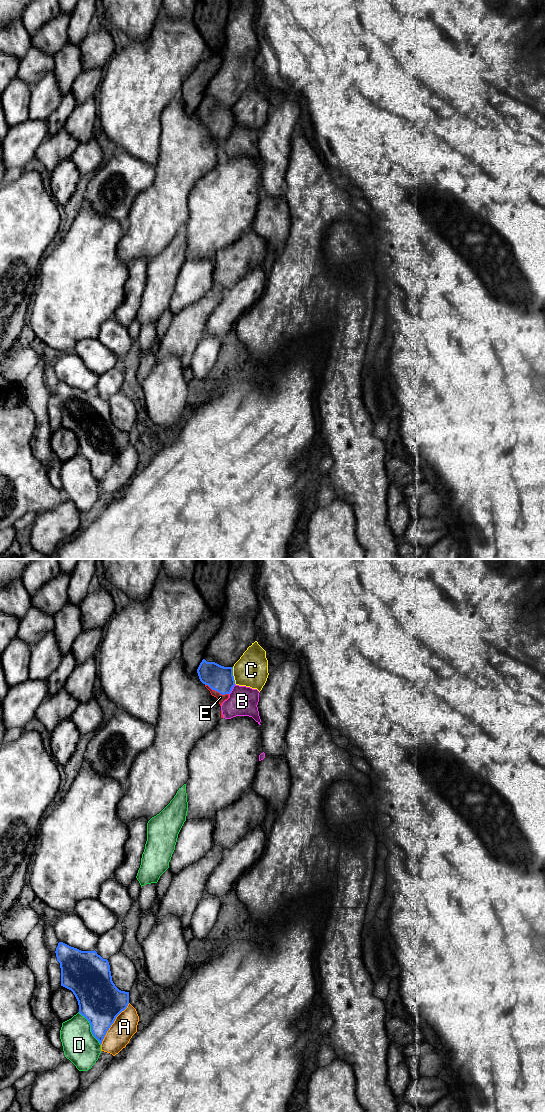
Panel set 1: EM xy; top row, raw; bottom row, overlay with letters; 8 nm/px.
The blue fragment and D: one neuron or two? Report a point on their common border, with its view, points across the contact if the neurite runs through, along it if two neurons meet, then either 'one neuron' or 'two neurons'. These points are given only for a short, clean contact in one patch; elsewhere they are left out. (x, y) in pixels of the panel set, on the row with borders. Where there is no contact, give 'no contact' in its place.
meets blue in xy at (91, 1028); two neurons

